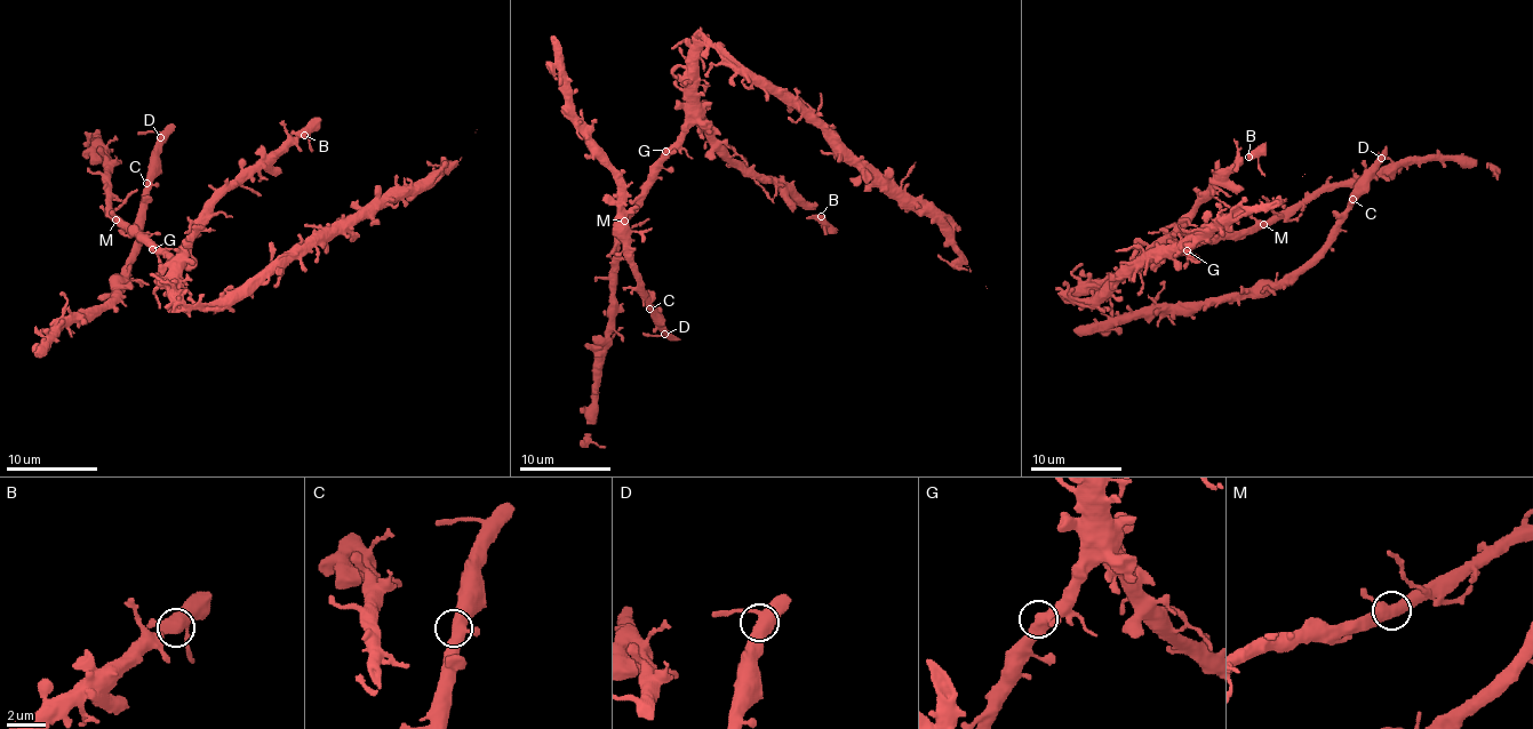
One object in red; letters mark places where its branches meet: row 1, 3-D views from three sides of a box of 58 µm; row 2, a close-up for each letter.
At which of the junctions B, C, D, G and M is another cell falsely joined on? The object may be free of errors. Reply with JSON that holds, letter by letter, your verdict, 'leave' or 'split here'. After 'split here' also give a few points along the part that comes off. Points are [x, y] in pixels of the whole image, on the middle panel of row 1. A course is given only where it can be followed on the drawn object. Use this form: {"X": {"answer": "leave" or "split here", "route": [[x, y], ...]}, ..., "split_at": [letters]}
{"B": {"answer": "leave"}, "C": {"answer": "leave"}, "D": {"answer": "leave"}, "G": {"answer": "leave"}, "M": {"answer": "leave"}, "split_at": []}

